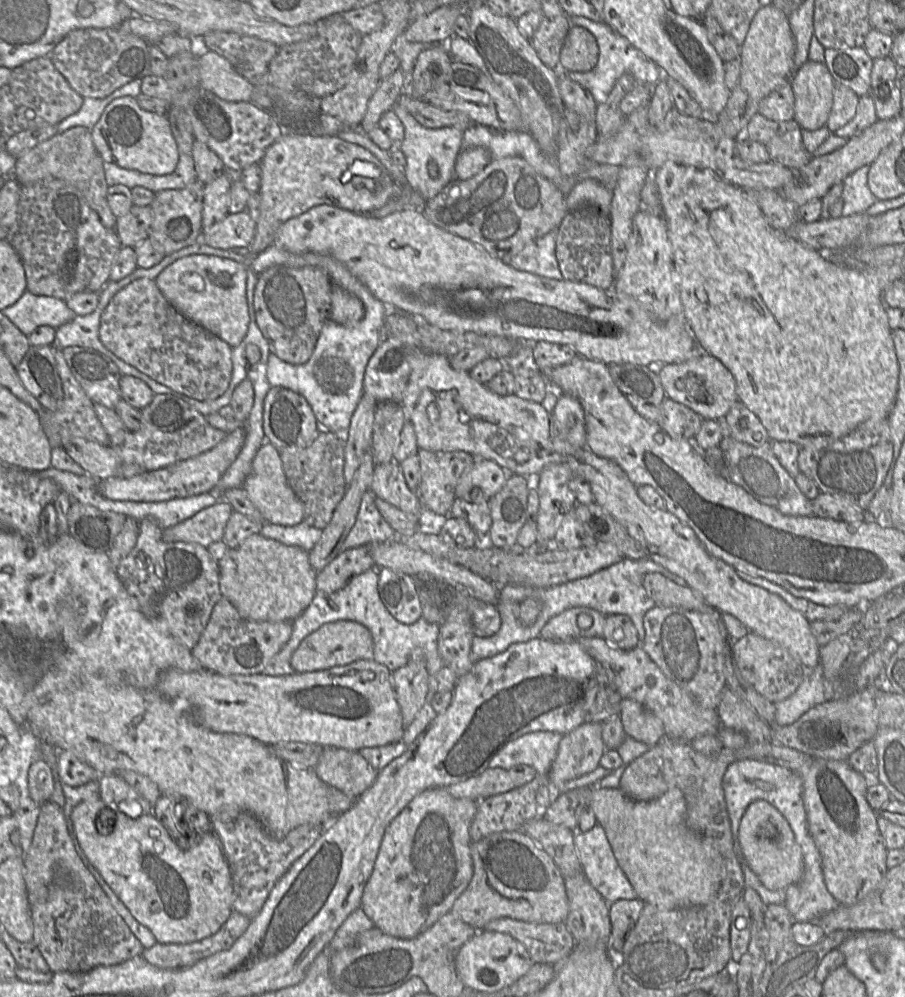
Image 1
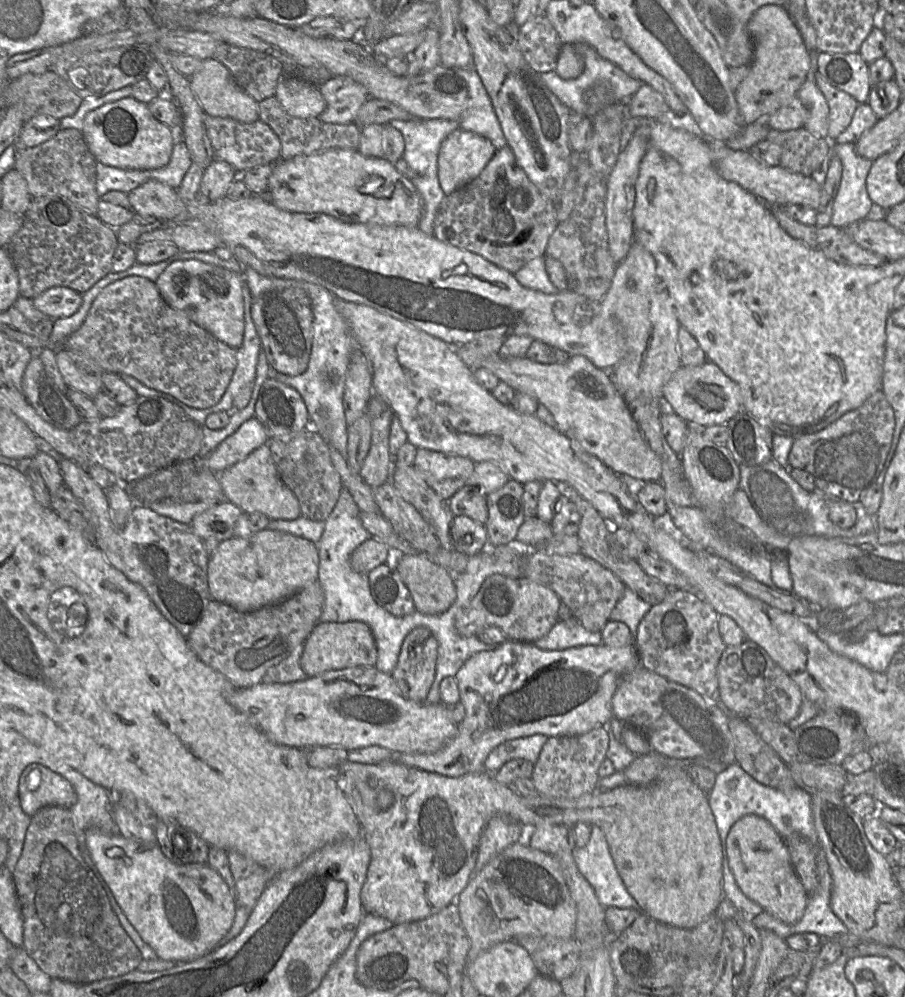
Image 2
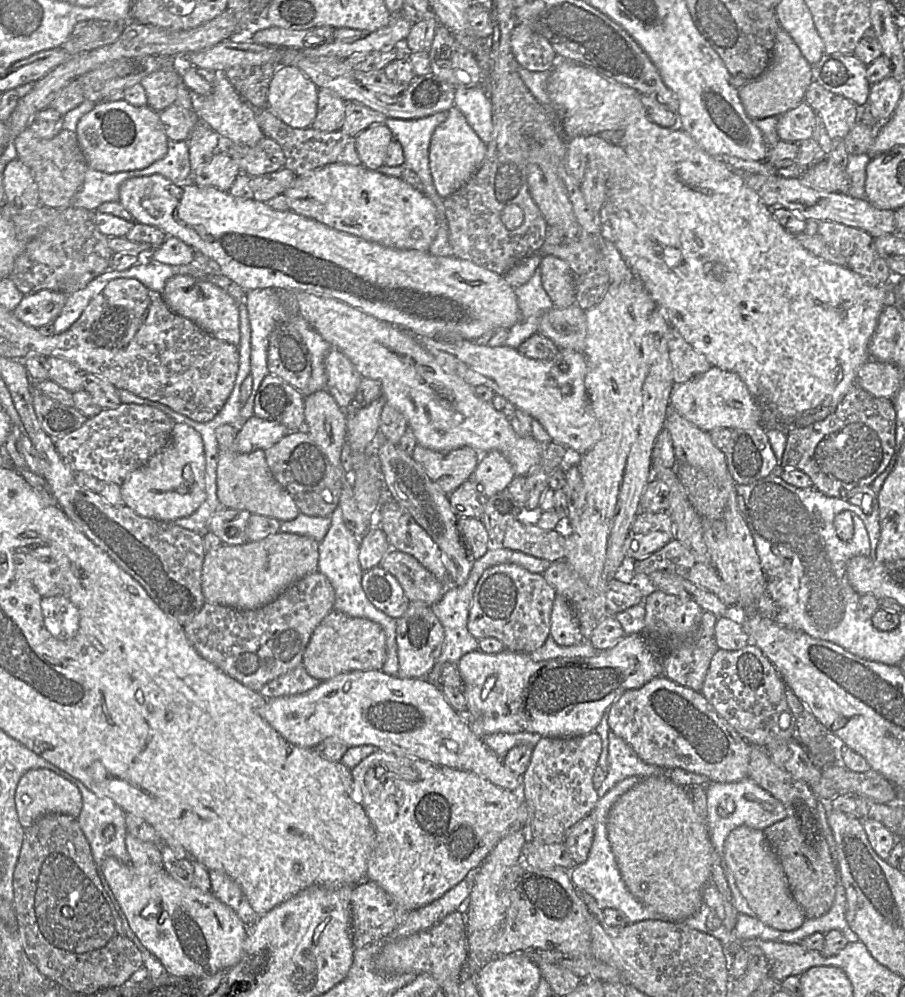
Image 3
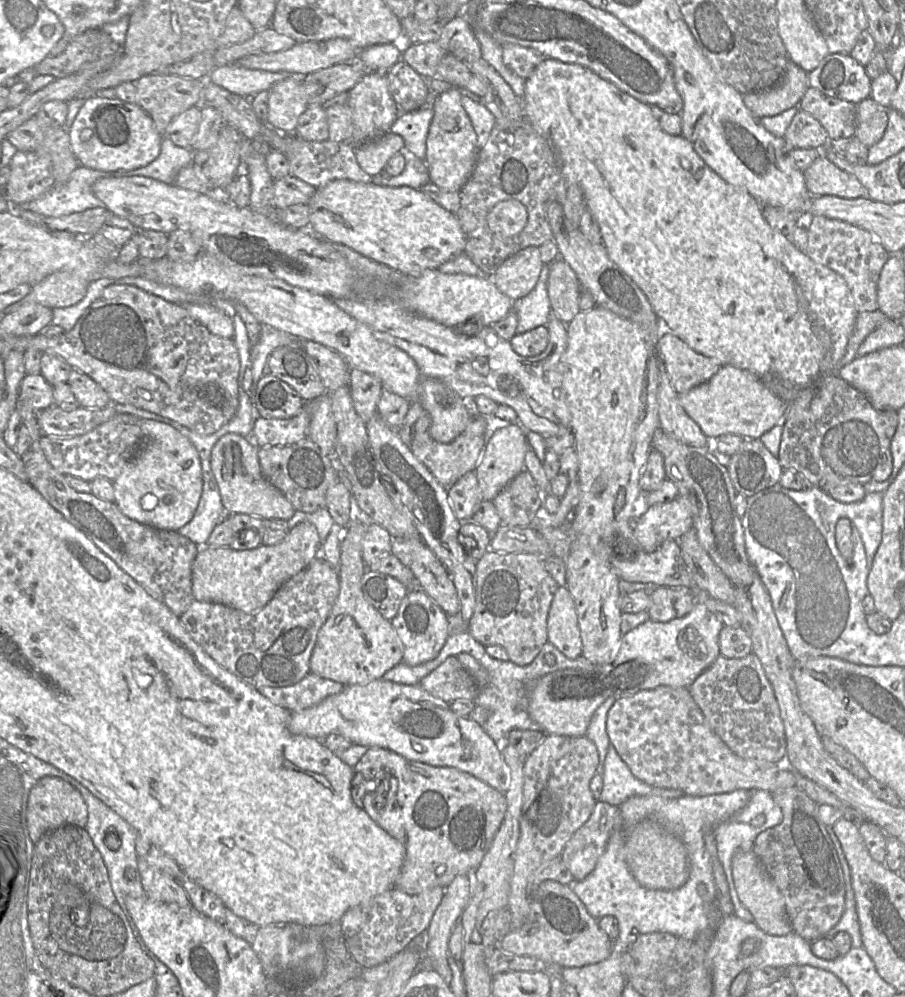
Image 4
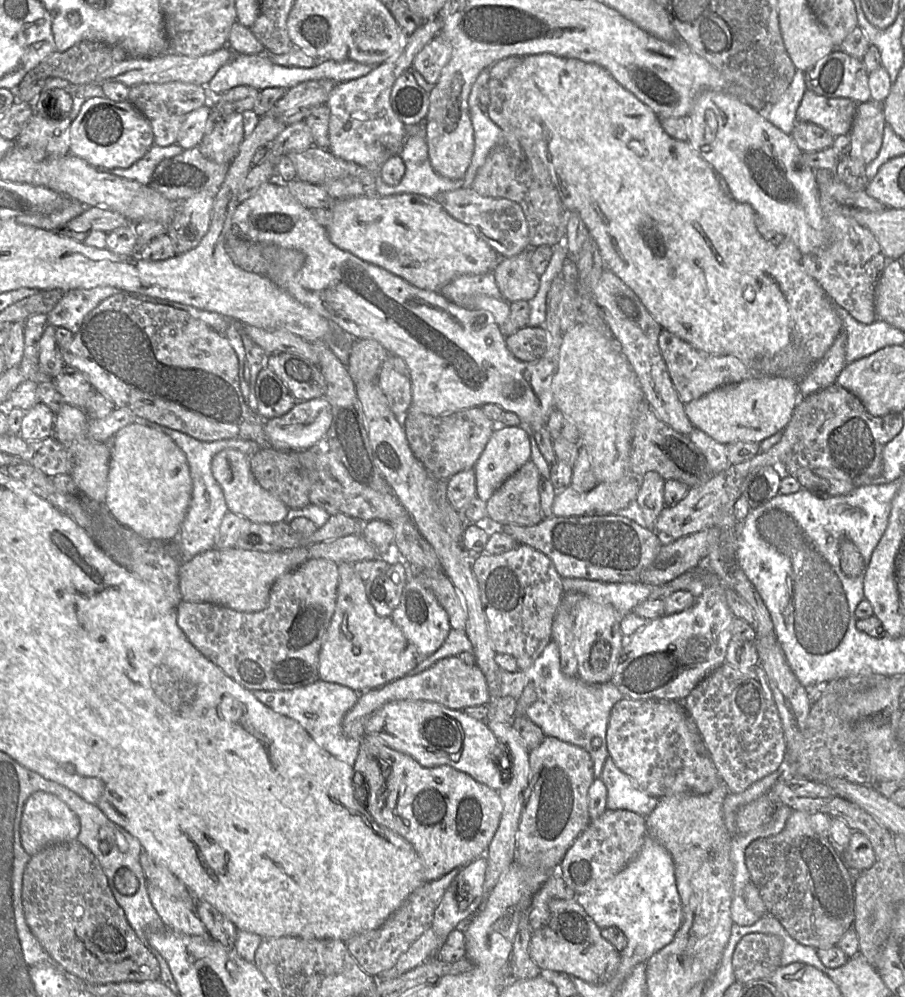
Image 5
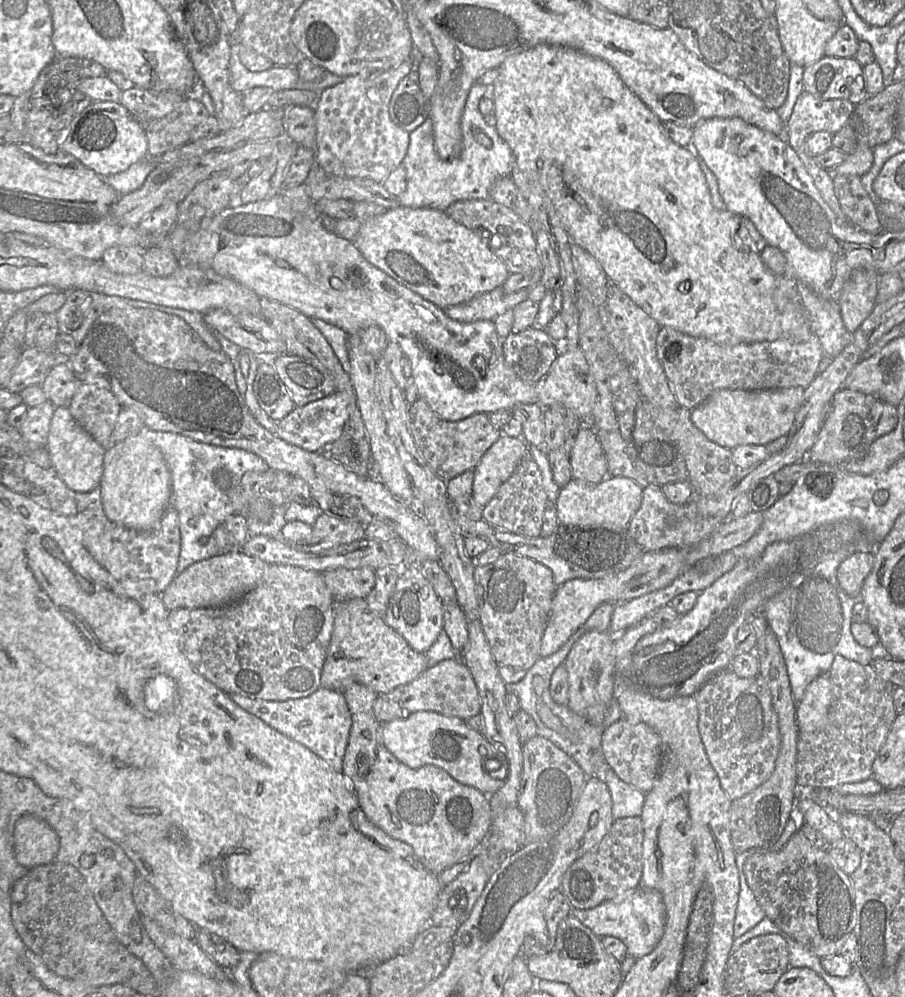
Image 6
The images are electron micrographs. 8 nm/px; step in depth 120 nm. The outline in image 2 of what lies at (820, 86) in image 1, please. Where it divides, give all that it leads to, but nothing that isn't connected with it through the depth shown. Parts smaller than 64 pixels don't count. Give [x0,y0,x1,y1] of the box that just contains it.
[797,72,829,138]

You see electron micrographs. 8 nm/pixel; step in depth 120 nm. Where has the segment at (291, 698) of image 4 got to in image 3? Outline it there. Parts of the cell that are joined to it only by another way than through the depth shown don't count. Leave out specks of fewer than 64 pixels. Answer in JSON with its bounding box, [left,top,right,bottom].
[258,663,320,699]

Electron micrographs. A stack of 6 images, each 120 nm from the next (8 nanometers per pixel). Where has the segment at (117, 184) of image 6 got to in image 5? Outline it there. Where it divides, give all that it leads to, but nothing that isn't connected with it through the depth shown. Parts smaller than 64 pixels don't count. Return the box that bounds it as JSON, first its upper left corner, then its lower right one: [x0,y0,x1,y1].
[100,144,184,185]

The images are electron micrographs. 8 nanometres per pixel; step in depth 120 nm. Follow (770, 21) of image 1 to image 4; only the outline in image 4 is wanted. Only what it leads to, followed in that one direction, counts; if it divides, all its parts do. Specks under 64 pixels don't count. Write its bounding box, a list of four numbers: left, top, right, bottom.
[742,60,808,118]

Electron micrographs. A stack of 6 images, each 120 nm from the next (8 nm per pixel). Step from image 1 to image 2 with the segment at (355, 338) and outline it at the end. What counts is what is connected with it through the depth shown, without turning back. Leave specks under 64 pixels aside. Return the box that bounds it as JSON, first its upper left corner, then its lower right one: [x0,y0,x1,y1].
[245,268,356,459]

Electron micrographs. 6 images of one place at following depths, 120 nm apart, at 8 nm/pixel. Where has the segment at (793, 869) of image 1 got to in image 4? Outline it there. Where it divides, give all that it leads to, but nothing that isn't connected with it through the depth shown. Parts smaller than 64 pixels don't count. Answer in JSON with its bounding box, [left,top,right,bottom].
[732,850,792,935]

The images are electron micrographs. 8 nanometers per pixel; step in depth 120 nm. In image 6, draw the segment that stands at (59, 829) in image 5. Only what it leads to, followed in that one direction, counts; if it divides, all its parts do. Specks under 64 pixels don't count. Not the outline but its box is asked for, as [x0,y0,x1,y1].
[14,815,59,870]

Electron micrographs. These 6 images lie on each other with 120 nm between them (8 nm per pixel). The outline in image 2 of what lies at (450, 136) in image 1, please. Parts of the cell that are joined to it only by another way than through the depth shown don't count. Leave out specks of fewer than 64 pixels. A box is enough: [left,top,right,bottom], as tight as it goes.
[389,118,460,236]

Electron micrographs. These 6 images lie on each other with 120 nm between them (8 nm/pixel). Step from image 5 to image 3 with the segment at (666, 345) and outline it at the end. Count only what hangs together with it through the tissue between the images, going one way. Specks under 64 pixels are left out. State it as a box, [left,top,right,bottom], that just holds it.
[667,326,712,384]

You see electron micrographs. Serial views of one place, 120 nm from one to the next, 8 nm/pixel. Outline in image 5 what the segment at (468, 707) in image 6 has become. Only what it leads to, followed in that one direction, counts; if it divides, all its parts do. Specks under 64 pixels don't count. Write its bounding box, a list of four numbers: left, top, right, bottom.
[343,657,490,739]

